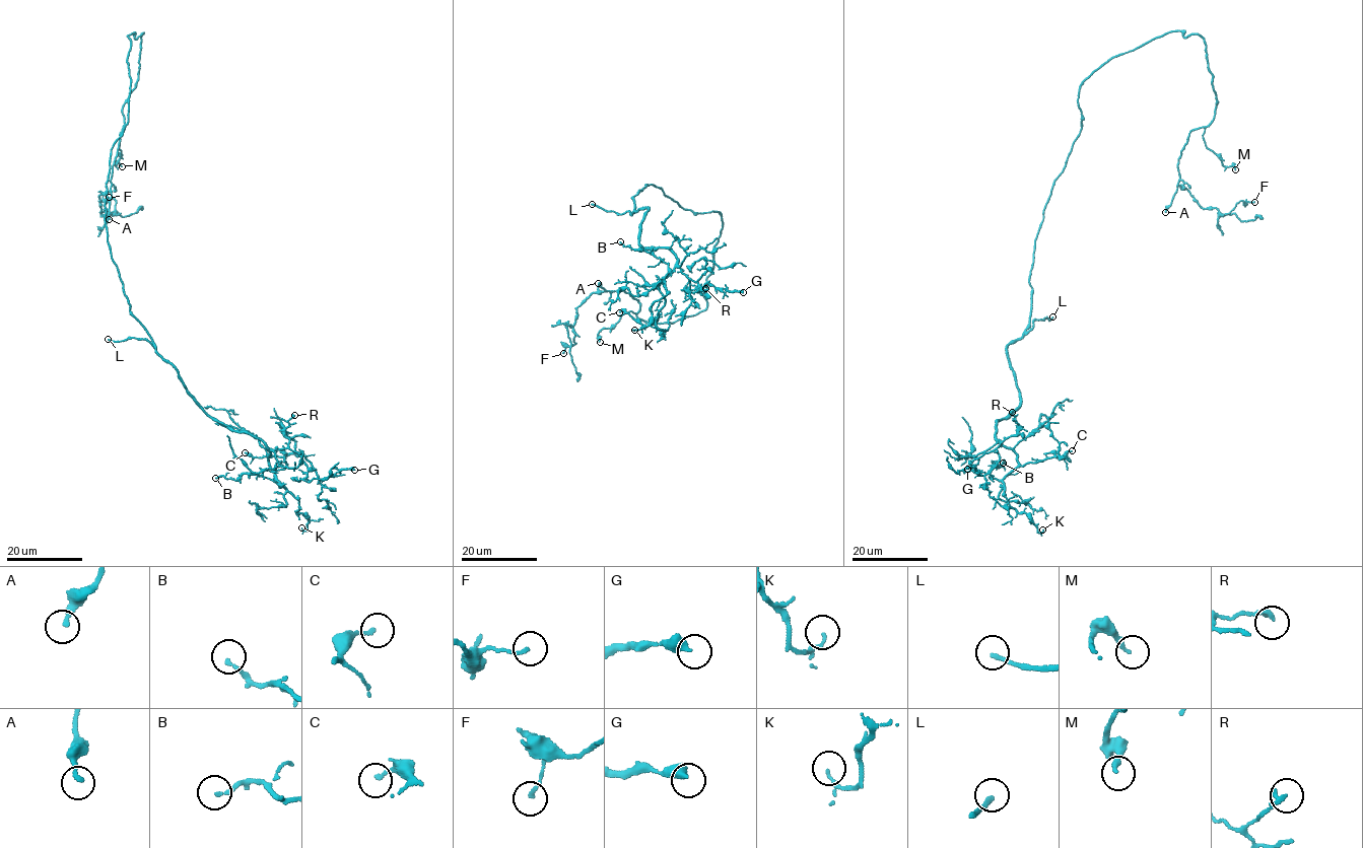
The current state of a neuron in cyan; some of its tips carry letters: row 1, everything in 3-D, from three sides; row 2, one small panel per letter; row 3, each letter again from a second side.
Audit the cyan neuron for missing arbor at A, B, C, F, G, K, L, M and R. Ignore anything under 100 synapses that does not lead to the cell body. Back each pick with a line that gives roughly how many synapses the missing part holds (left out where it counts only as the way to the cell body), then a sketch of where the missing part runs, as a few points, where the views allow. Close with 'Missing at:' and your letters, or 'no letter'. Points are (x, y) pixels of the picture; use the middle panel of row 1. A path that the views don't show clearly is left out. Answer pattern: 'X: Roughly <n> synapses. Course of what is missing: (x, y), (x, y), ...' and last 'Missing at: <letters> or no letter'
L: Course of what is missing: (592, 204), (570, 183), (568, 160)
Missing at: L

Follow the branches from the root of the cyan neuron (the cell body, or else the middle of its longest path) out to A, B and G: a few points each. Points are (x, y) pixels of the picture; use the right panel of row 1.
A: (1072, 149), (1084, 80), (1171, 30), (1196, 33), (1213, 75), (1214, 118), (1189, 133), (1165, 212)
B: (1072, 149), (1034, 241), (1027, 328), (1007, 349), (1020, 401), (995, 426), (1018, 465), (991, 477), (1003, 463)
G: (1072, 149), (1034, 241), (1027, 328), (1007, 349), (1019, 406), (995, 421), (996, 467), (983, 475), (967, 469)

